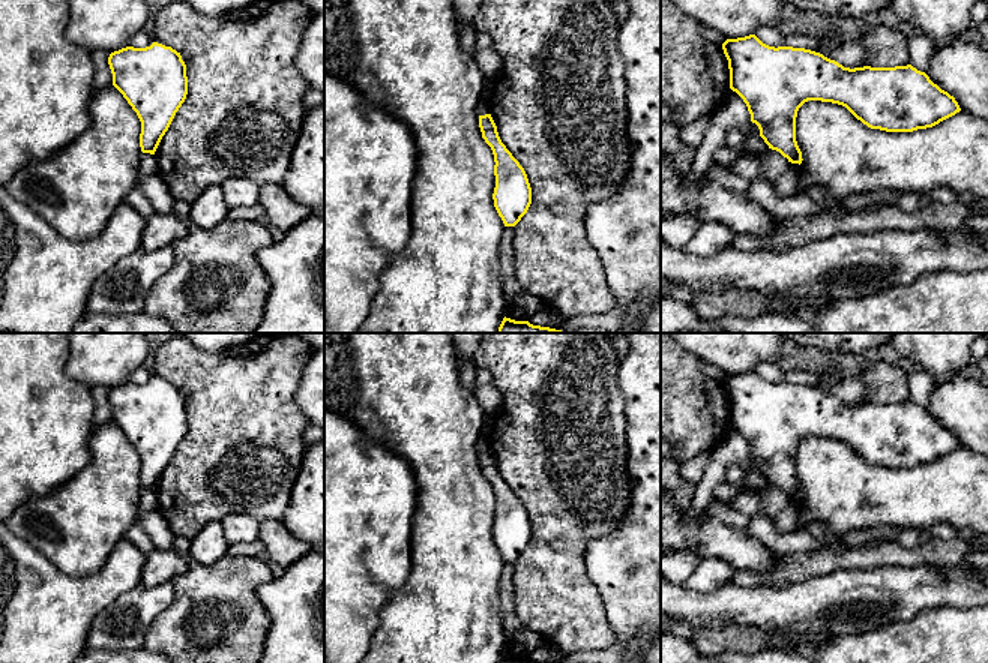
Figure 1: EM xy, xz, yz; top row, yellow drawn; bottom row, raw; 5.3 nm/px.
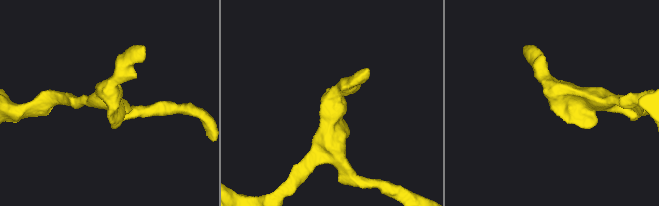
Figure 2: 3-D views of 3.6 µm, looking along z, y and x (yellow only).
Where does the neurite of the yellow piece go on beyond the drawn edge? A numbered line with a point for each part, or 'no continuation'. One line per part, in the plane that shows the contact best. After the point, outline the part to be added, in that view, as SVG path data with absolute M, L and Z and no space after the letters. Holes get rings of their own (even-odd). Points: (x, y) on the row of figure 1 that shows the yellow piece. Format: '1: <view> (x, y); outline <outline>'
no continuation

